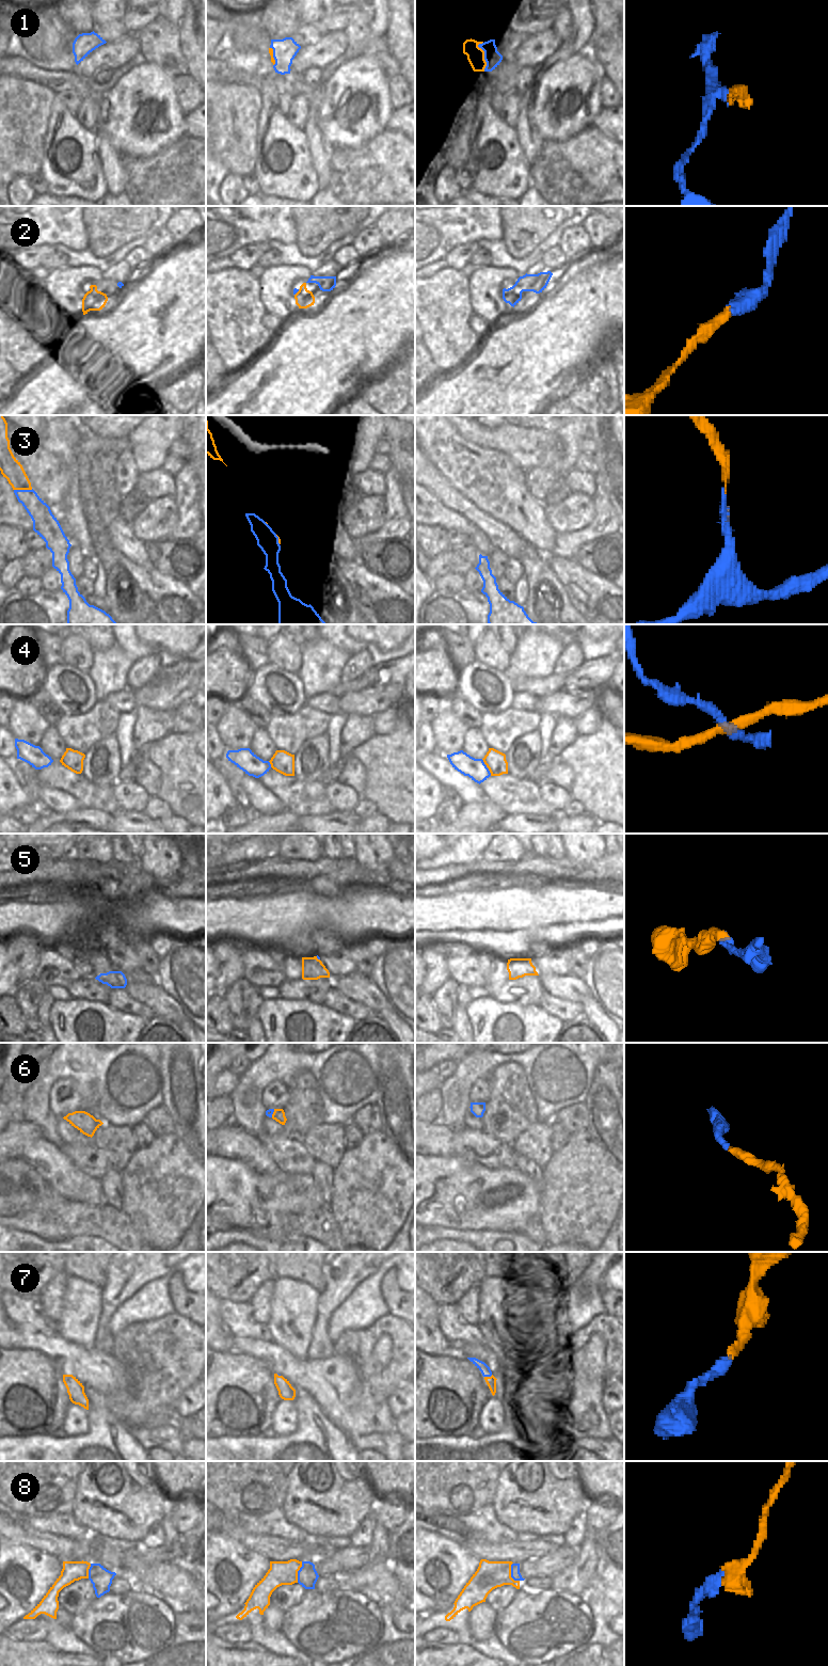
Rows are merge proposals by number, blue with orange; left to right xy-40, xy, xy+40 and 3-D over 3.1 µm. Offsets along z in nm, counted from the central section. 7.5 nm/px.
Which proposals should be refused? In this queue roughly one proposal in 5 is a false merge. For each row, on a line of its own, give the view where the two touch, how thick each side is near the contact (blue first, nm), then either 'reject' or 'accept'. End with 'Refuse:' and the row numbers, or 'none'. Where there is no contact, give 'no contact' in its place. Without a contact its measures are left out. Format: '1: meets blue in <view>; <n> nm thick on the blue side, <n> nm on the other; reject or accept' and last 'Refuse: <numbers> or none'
1: meets blue in xy+40; 120 nm thick on the blue side, 130 nm on the other; reject
2: meets blue in xy; 40 nm thick on the blue side, 140 nm on the other; accept
3: meets blue in xy-40; 160 nm thick on the blue side, 160 nm on the other; accept
4: meets blue in xy+40; 160 nm thick on the blue side, 160 nm on the other; reject
5: meets blue in xy; 20 nm thick on the blue side, 160 nm on the other; accept
6: meets blue in xy; 50 nm thick on the blue side, 90 nm on the other; accept
7: meets blue in xy+40; 70 nm thick on the blue side, 80 nm on the other; accept
8: meets blue in xy+40; 70 nm thick on the blue side, 200 nm on the other; accept
Refuse: 1, 4

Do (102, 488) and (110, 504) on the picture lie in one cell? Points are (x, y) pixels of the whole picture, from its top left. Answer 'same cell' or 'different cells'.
same cell

